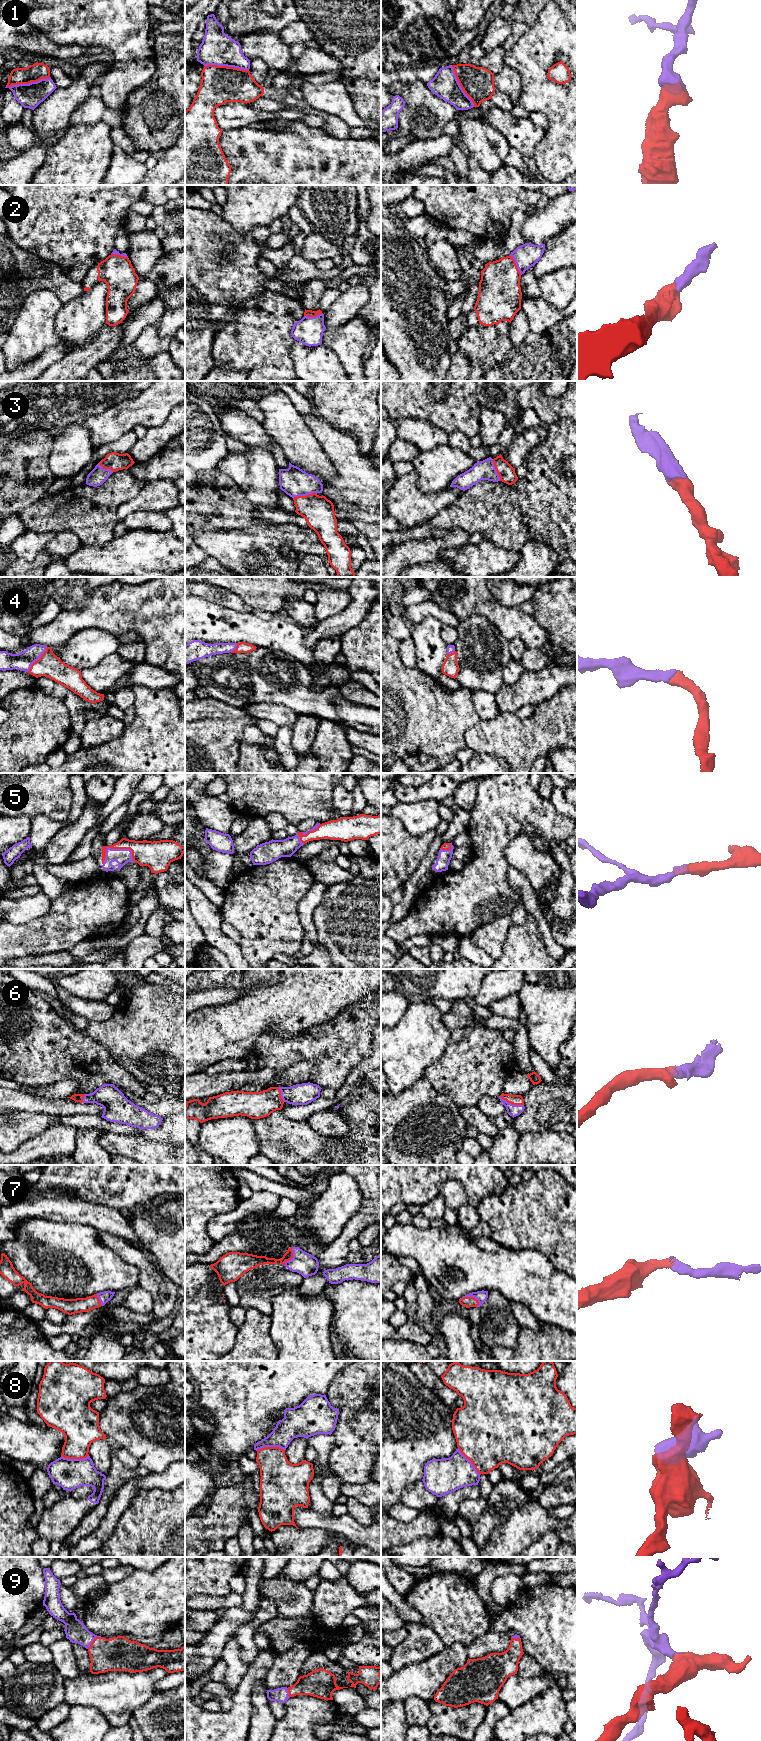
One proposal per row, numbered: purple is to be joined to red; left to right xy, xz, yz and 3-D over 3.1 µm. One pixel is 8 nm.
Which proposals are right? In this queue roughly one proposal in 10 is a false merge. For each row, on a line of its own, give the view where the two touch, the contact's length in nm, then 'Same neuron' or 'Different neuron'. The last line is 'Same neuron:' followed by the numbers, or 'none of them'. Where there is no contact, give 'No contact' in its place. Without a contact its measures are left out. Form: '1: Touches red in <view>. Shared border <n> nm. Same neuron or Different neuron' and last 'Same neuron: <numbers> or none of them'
1: Touches red in xy. Shared border 360 nm. Same neuron
2: Touches red in yz. Shared border 190 nm. Same neuron
3: Touches red in xz. Shared border 200 nm. Same neuron
4: Touches red in xy. Shared border 260 nm. Same neuron
5: Touches red in xy. Shared border 260 nm. Same neuron
6: Touches red in yz. Shared border 200 nm. Same neuron
7: Touches red in yz. Shared border 170 nm. Same neuron
8: Touches red in xz. Shared border 240 nm. Different neuron
9: Touches red in xy. Shared border 150 nm. Same neuron
Same neuron: 1, 2, 3, 4, 5, 6, 7, 9

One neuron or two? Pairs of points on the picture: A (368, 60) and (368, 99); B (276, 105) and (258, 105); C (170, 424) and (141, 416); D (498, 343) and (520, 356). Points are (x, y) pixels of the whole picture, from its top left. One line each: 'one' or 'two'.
A: one
B: one
C: two
D: two

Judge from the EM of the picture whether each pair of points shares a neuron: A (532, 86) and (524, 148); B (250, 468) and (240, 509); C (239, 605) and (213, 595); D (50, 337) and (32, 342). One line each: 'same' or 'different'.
A: different
B: different
C: same
D: same

